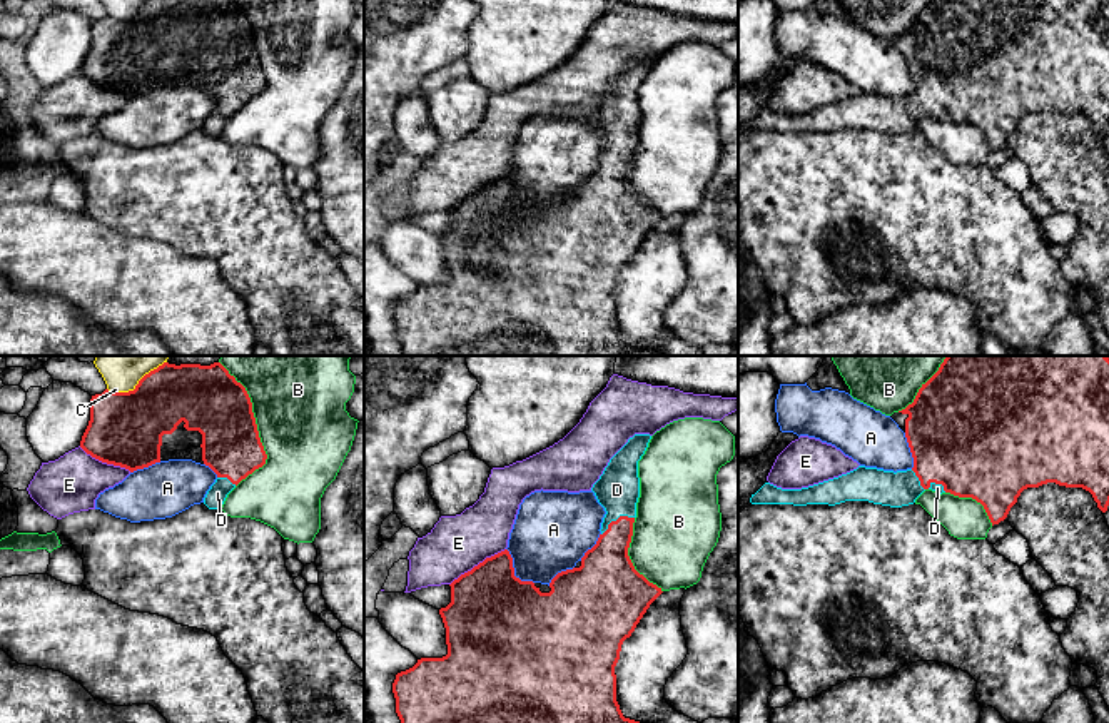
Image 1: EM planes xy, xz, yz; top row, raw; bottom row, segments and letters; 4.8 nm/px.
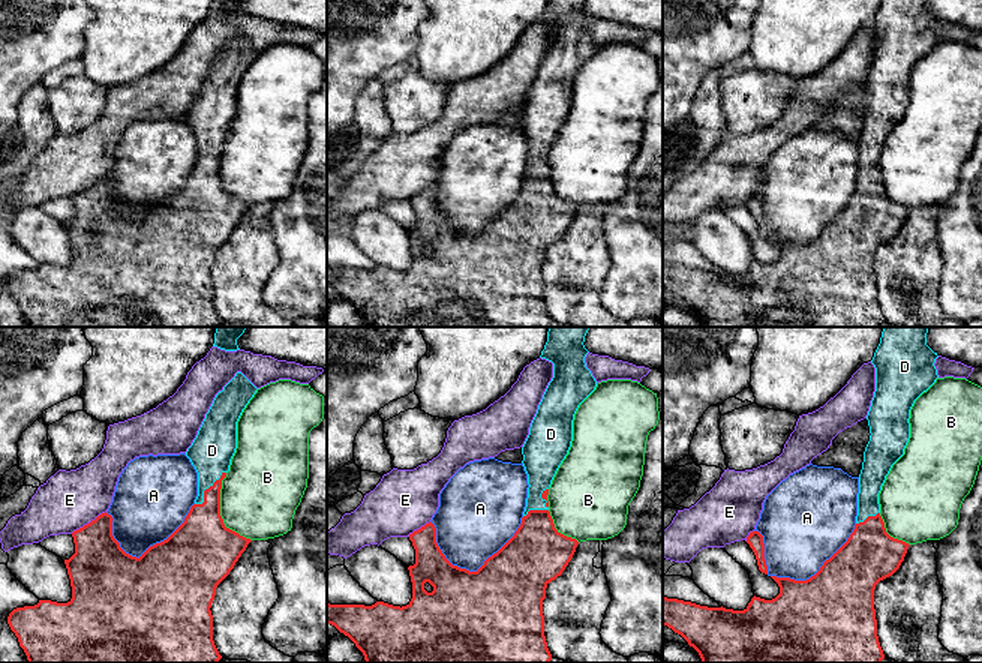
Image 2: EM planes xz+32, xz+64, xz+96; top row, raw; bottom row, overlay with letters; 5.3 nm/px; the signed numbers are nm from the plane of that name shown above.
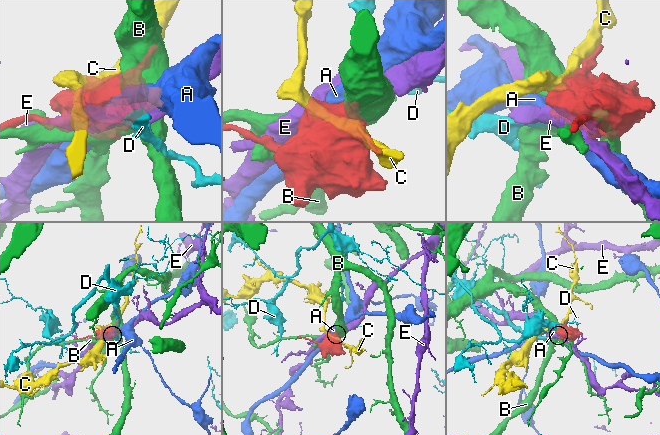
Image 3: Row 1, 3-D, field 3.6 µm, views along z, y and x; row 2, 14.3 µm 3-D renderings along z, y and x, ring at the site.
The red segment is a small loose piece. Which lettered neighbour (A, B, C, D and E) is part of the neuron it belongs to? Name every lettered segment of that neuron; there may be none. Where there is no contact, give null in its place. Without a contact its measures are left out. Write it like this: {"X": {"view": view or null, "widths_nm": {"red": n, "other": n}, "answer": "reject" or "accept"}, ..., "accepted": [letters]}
{"A": {"view": "xz", "widths_nm": {"red": 460, "other": 360}, "answer": "reject"}, "B": {"view": "xy", "widths_nm": {"red": 320, "other": 460}, "answer": "reject"}, "C": {"view": "xy", "widths_nm": {"red": 360, "other": 280}, "answer": "reject"}, "D": {"view": "xz", "widths_nm": {"red": 260, "other": 200}, "answer": "accept"}, "E": {"view": "xz", "widths_nm": {"red": 420, "other": 280}, "answer": "reject"}, "accepted": ["D"]}

